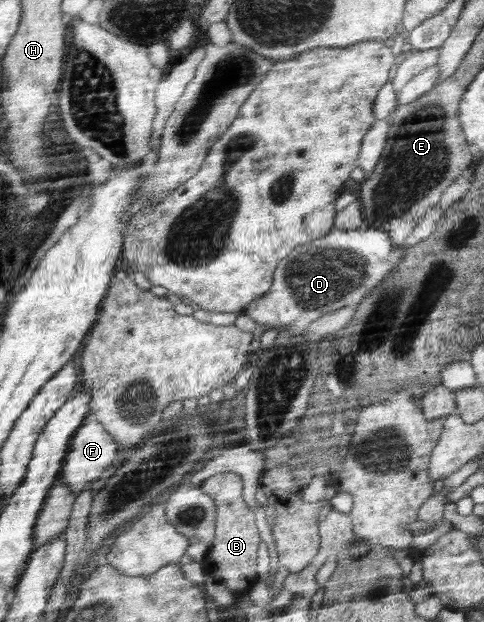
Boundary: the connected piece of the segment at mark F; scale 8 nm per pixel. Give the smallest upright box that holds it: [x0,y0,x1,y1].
[59,420,117,495]

